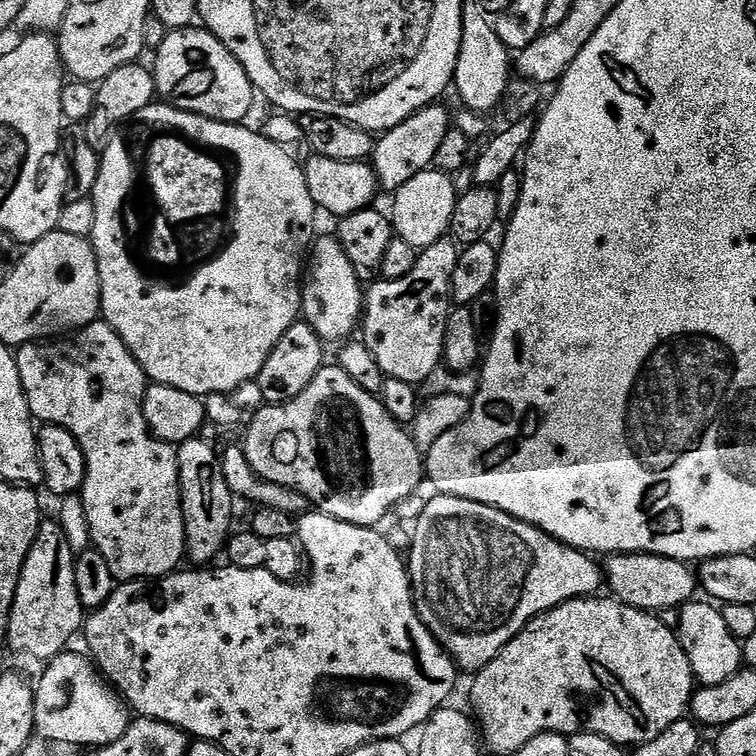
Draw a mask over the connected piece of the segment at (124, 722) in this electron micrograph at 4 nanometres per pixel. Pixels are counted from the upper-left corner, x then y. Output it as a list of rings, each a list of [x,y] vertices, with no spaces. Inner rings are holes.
[[[65,650],[48,661],[43,667],[43,672],[39,682],[36,682],[35,702],[34,702],[34,720],[35,734],[56,745],[68,744],[70,746],[90,746],[90,748],[104,747],[112,742],[122,738],[129,728],[132,716],[128,703],[111,688],[104,676],[91,662],[87,655],[80,655]]]

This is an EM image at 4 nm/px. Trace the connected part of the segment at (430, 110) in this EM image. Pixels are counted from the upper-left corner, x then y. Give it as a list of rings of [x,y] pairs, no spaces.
[[[440,102],[429,104],[375,141],[370,163],[376,172],[376,183],[383,191],[385,188],[388,194],[395,194],[403,184],[410,182],[410,178],[433,167],[432,159],[442,138],[446,138],[446,134],[454,128],[451,114],[442,105]]]

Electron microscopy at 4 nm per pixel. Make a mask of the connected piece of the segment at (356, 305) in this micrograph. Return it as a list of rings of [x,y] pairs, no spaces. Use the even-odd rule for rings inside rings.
[[[319,235],[313,241],[301,287],[301,315],[320,339],[334,344],[349,339],[363,317],[362,282],[357,278],[353,264],[333,235]]]

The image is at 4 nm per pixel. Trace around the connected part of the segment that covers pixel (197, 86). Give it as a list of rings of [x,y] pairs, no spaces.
[[[203,26],[169,31],[162,46],[155,49],[156,95],[161,101],[183,112],[238,124],[250,110],[254,89],[246,70],[230,54],[227,46]]]

